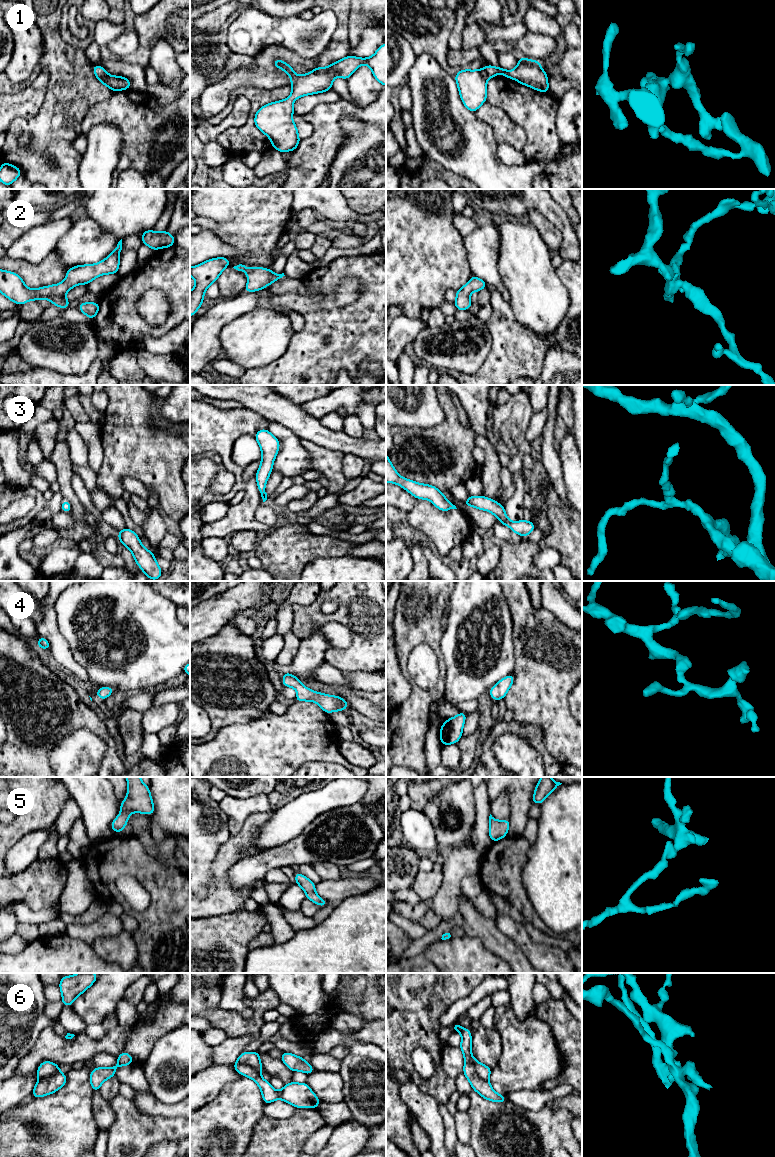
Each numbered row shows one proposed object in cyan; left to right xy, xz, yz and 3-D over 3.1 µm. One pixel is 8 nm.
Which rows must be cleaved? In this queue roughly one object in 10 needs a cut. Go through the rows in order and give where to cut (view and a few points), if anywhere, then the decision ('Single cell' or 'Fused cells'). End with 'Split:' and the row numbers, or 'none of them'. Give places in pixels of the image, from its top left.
1: No split. Single cell
2: No split. Single cell
3: No split. Single cell
4: No split. Single cell
5: No split. Single cell
6: Split along yz (474, 1060), (476, 1073), (480, 1077), (487, 1079). Fused cells
Split: 6

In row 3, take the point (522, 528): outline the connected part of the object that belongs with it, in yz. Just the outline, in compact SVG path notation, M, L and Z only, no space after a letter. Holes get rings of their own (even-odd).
M471 495L465 502L463 502L463 505L472 506L479 510L487 510L499 519L499 523L508 526L522 538L535 530L533 521L526 521L524 519L517 522L510 521L505 513L504 506L496 502L494 499L489 499L483 495Z

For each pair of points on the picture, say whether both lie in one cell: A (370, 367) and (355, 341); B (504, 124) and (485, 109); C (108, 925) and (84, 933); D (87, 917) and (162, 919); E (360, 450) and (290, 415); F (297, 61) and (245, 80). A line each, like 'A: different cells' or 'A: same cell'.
A: different cells
B: same cell
C: same cell
D: different cells
E: same cell
F: same cell

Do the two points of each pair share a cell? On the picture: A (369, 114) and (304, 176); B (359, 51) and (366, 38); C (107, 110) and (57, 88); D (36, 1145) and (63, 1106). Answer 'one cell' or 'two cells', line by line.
A: one cell
B: one cell
C: two cells
D: one cell

